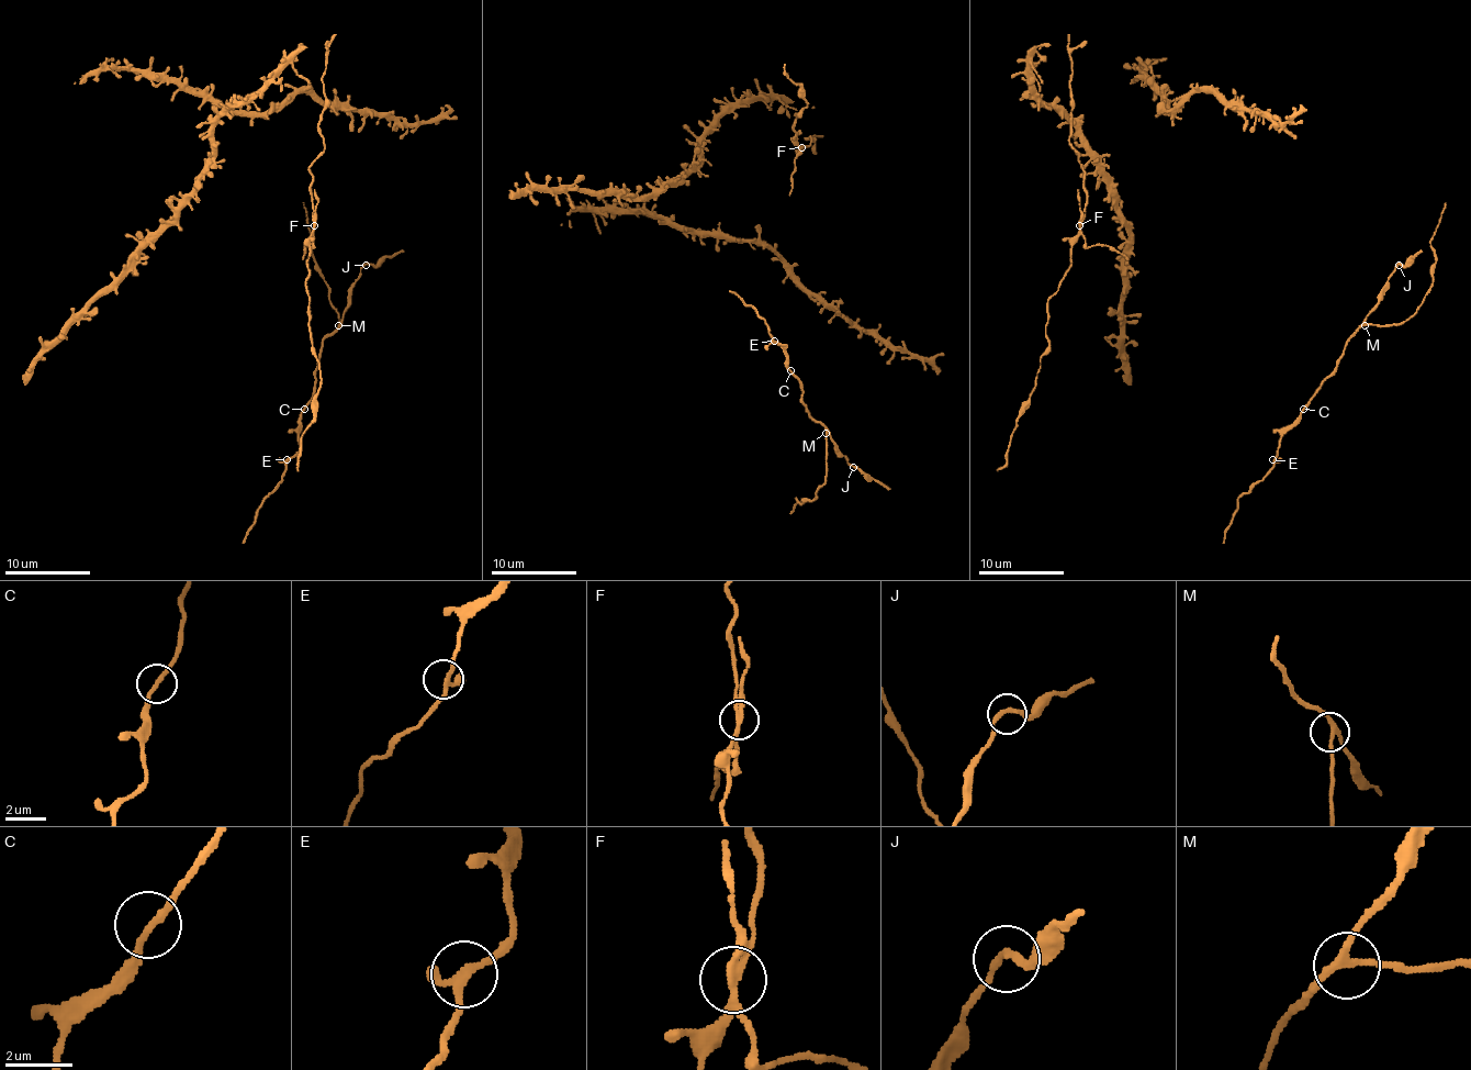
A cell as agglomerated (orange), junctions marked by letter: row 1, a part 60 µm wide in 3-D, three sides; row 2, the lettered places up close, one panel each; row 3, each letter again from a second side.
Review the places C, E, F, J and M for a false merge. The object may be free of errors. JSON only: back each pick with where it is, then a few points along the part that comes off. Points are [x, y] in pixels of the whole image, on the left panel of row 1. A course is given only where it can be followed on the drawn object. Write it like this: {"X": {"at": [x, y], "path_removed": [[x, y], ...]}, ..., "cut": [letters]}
{"F": {"at": [314, 225], "path_removed": [[315, 224], [311, 246], [304, 246], [302, 258]]}, "cut": ["F"]}

